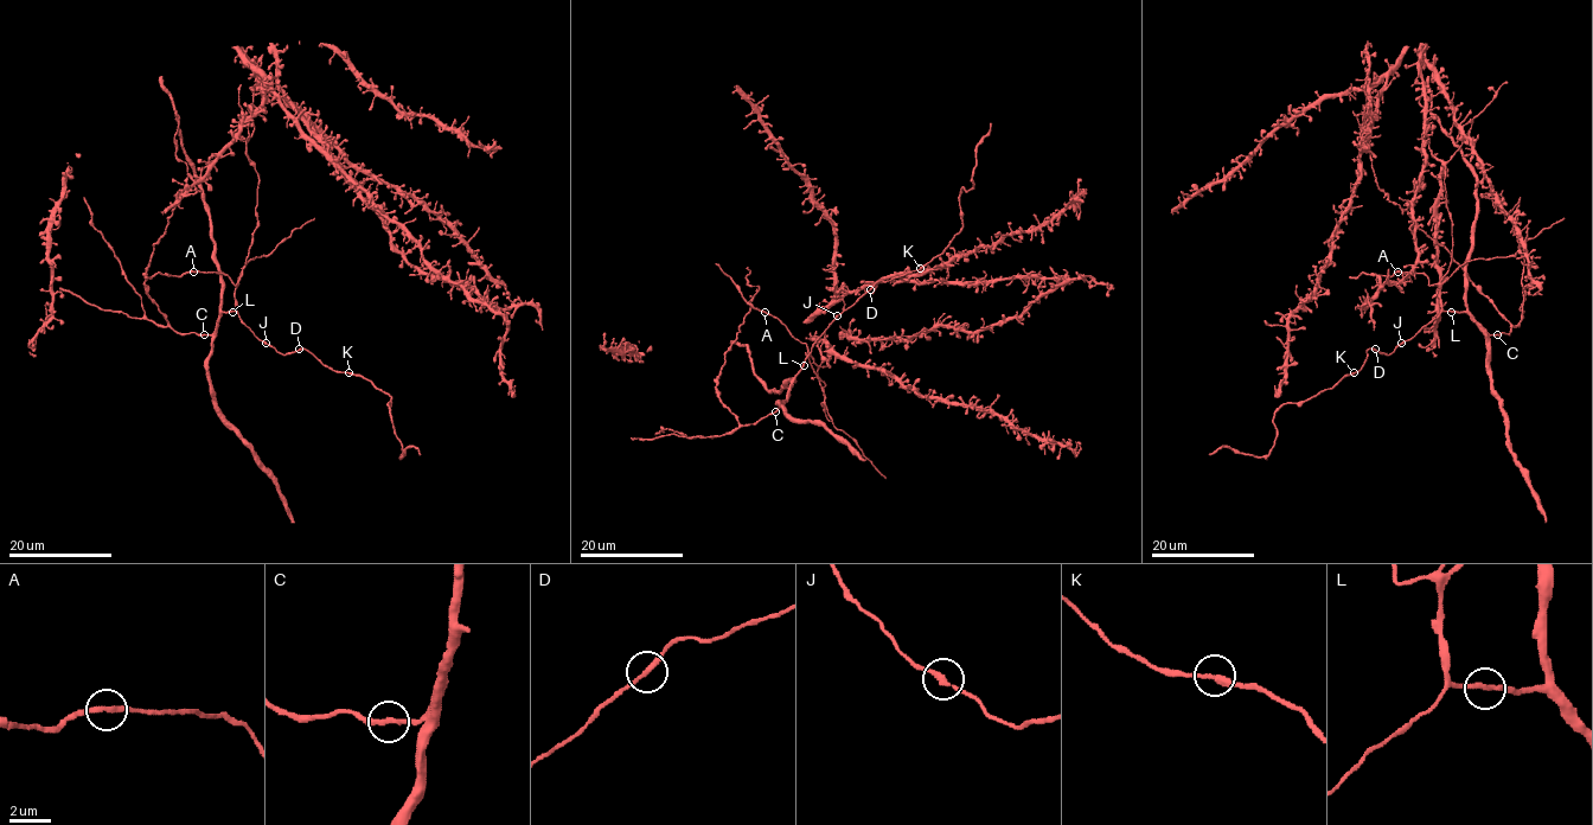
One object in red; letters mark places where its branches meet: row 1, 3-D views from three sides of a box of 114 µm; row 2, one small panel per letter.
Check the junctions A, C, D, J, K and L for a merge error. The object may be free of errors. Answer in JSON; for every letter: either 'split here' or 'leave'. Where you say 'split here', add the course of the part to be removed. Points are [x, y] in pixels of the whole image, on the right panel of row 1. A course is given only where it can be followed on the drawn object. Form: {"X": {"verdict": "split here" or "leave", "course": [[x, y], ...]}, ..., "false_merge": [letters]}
{"A": {"verdict": "leave"}, "C": {"verdict": "leave"}, "D": {"verdict": "leave"}, "J": {"verdict": "leave"}, "K": {"verdict": "leave"}, "L": {"verdict": "leave"}, "false_merge": []}

